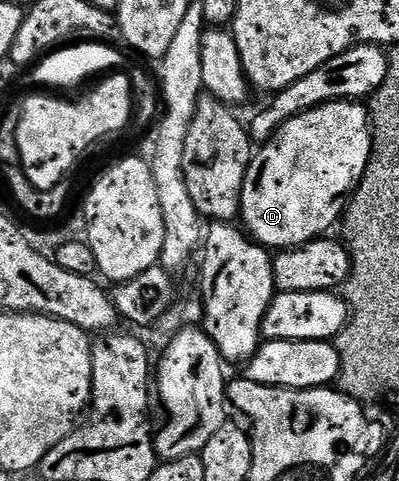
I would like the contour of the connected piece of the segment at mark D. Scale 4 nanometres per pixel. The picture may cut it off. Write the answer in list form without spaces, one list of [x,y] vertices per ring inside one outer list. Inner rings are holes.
[[[357,100],[328,101],[284,122],[246,165],[240,210],[245,232],[270,251],[296,249],[329,234],[368,167],[373,142],[367,106]]]

